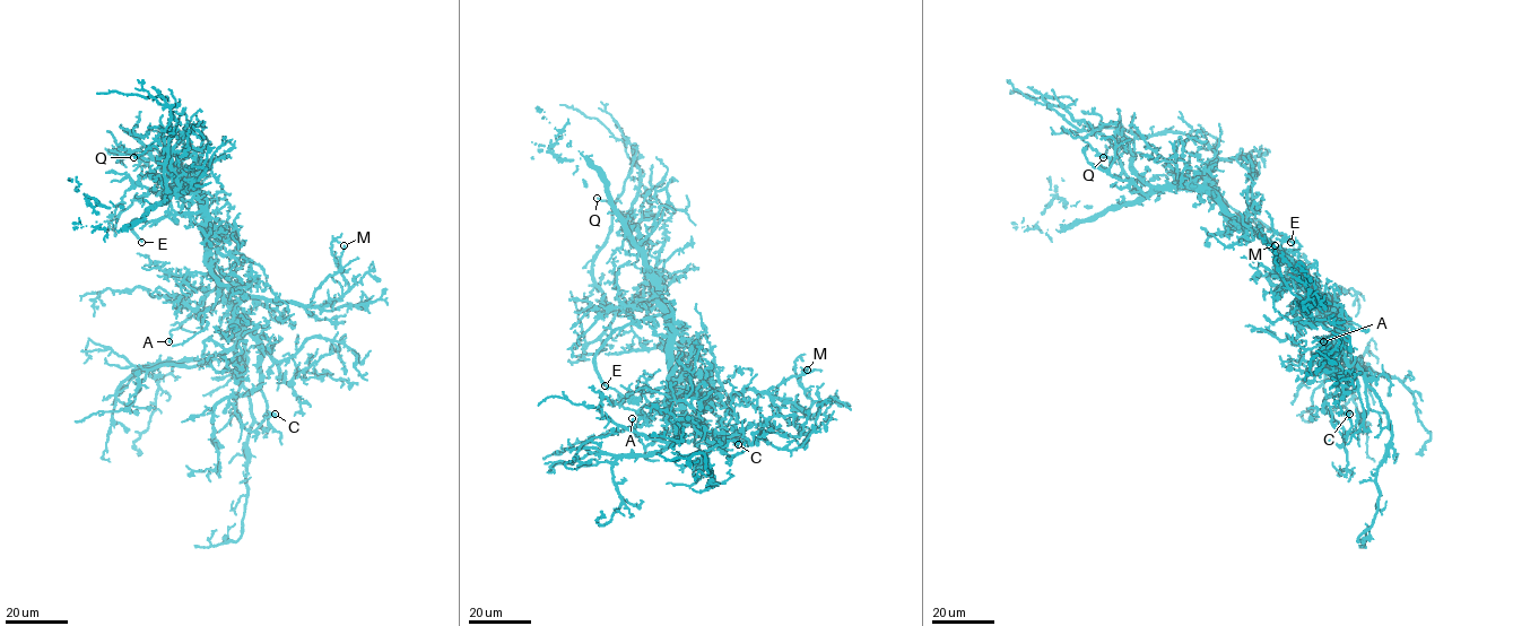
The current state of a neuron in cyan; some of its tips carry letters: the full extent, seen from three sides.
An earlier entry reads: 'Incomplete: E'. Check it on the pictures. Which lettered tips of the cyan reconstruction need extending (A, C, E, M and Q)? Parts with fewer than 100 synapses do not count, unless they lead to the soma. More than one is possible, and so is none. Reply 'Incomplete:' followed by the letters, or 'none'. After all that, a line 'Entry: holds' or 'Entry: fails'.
Incomplete: E
Entry: holds

